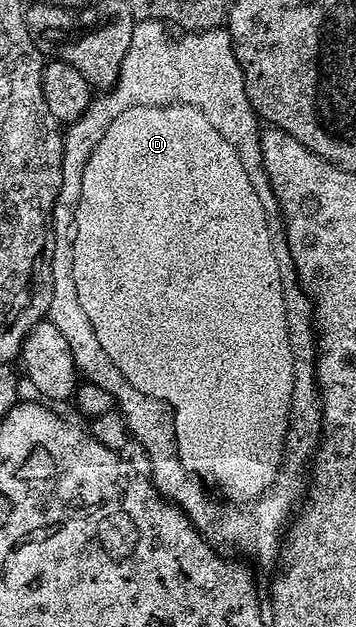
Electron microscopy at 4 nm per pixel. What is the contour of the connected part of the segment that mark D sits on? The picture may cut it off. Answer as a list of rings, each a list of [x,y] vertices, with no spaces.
[[[139,20],[131,35],[130,49],[123,58],[122,69],[115,86],[104,97],[95,96],[86,113],[65,130],[64,133],[64,160],[62,161],[62,185],[56,198],[56,204],[52,210],[52,236],[54,237],[54,249],[52,250],[52,297],[49,320],[55,325],[62,337],[72,350],[72,357],[77,368],[86,374],[87,382],[98,384],[106,389],[113,397],[115,406],[120,407],[124,414],[124,423],[128,431],[148,450],[148,463],[152,466],[150,478],[156,484],[156,490],[170,503],[183,509],[186,517],[198,528],[201,535],[213,545],[220,543],[232,543],[235,539],[248,539],[252,546],[252,555],[260,563],[275,564],[278,559],[278,548],[282,543],[282,532],[293,514],[294,508],[301,502],[306,491],[306,468],[310,457],[312,439],[316,436],[316,419],[320,415],[318,406],[318,388],[316,385],[316,335],[314,334],[314,308],[307,295],[300,287],[300,281],[296,278],[296,266],[292,260],[292,254],[288,248],[288,239],[284,235],[284,220],[273,195],[273,189],[269,185],[268,175],[265,173],[264,162],[261,159],[260,147],[260,121],[246,97],[245,79],[241,66],[238,65],[236,54],[233,51],[232,39],[227,28],[212,28],[200,32],[185,32],[182,37],[170,39],[164,29],[165,24],[159,20]]]

